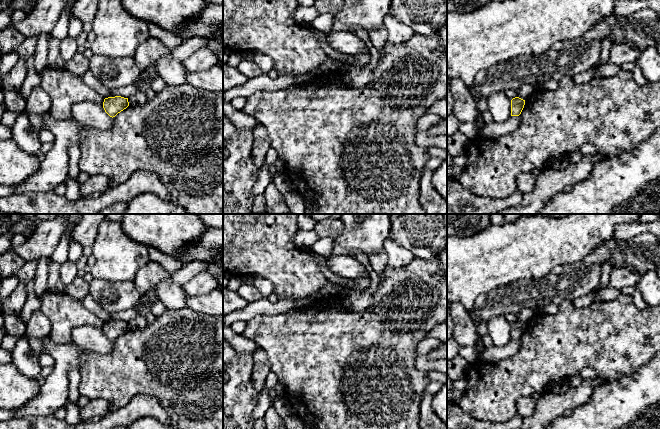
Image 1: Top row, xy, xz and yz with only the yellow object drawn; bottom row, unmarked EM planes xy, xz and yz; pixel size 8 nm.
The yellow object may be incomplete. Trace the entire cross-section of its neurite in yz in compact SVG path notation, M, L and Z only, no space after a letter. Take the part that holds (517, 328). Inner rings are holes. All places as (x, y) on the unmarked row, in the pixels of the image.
M515 321L511 324L511 340L519 340L524 332L525 324Z

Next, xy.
M121 320L108 321L104 323L103 332L110 341L115 341L118 337L129 330L128 322Z

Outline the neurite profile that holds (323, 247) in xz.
M330 237L320 238L313 246L313 251L323 258L331 256L333 239Z

